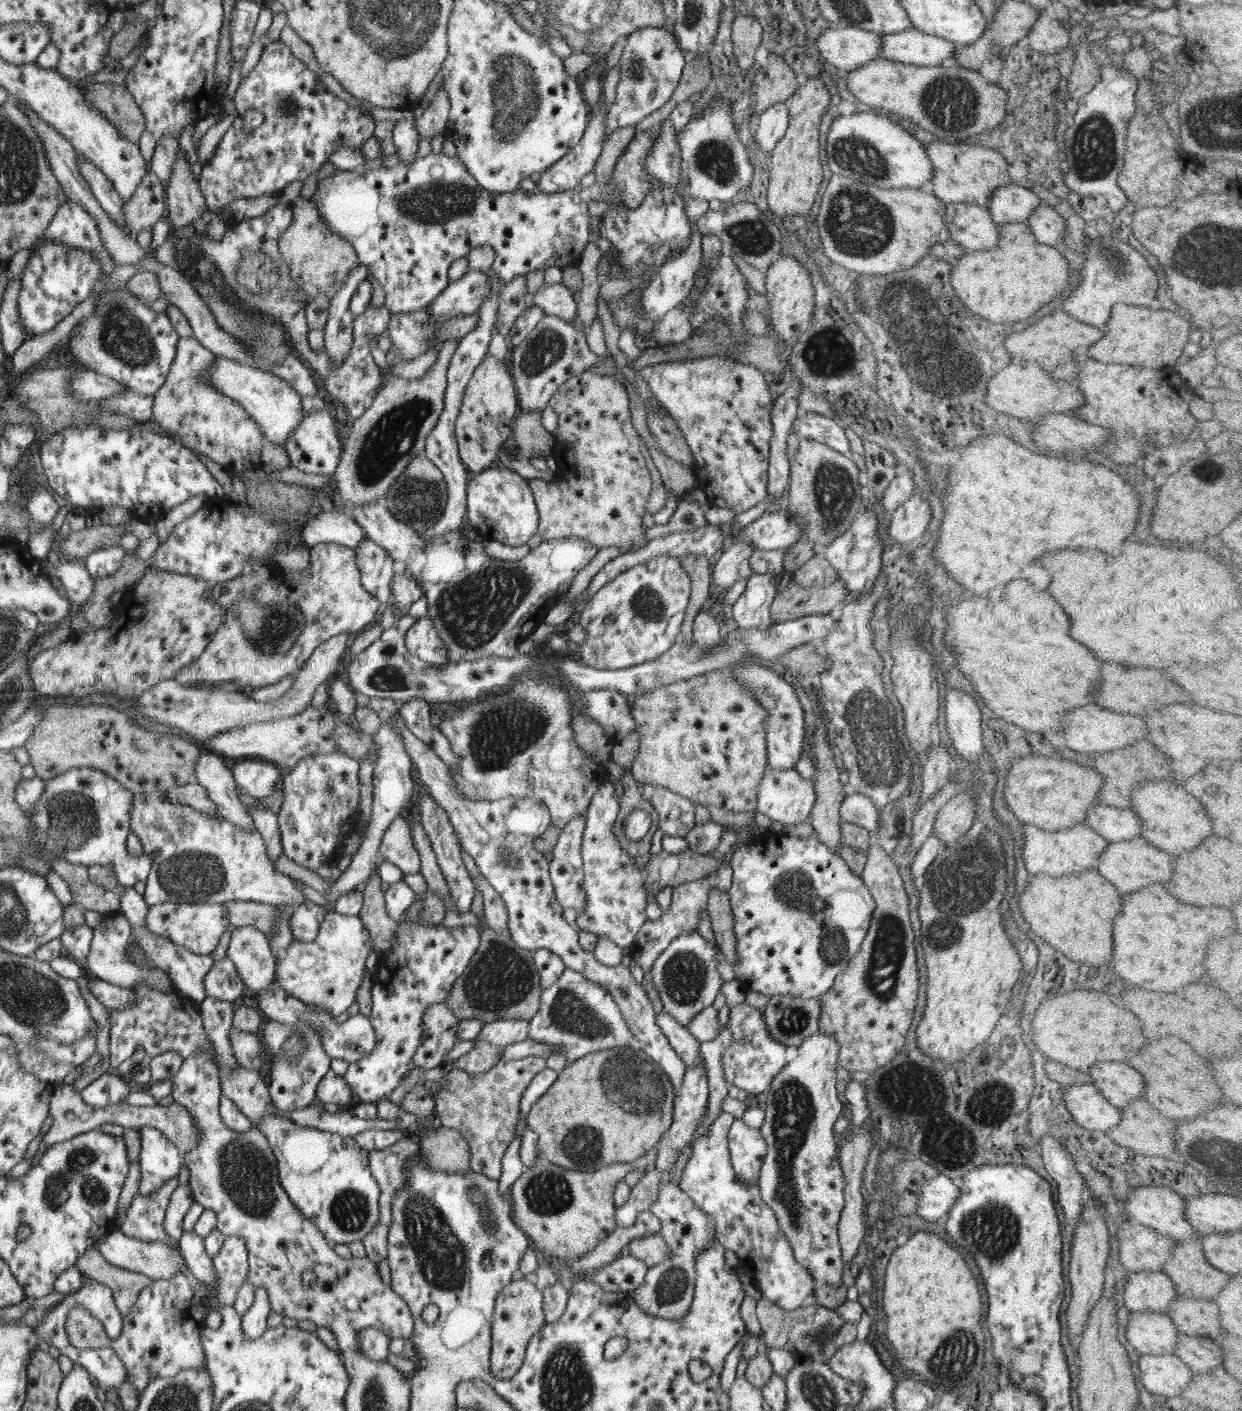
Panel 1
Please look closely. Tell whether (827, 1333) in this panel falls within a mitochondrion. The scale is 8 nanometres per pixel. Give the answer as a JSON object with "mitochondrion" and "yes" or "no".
{"mitochondrion":"yes"}

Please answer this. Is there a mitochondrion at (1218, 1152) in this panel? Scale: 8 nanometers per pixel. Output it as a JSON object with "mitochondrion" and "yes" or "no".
{"mitochondrion":"yes"}

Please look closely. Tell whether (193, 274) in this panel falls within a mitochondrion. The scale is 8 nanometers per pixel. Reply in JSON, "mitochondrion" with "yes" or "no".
{"mitochondrion":"no"}

